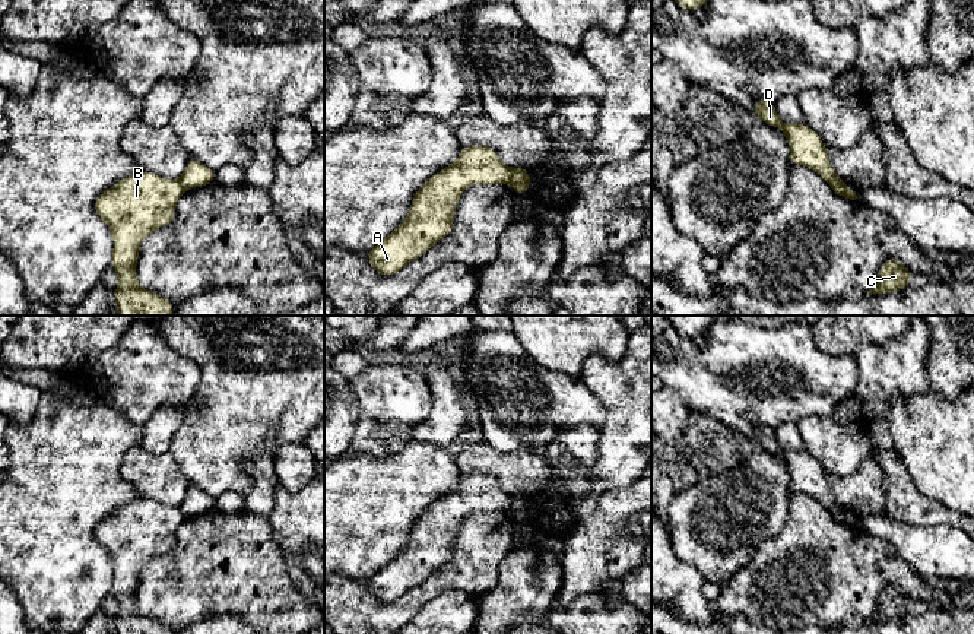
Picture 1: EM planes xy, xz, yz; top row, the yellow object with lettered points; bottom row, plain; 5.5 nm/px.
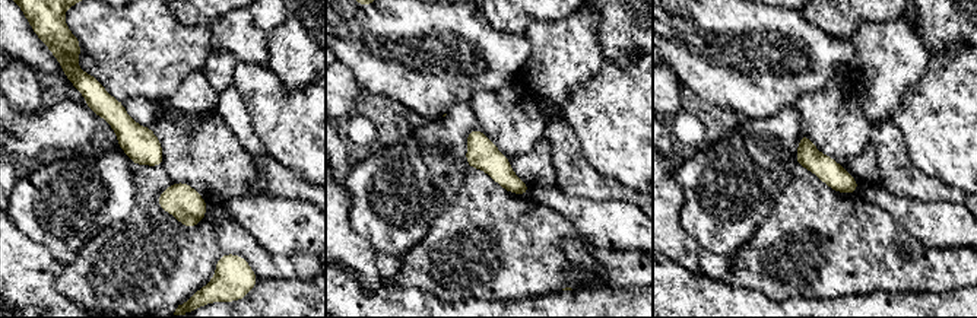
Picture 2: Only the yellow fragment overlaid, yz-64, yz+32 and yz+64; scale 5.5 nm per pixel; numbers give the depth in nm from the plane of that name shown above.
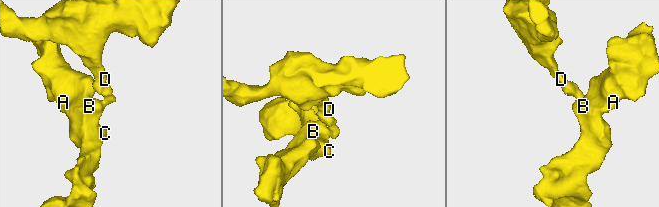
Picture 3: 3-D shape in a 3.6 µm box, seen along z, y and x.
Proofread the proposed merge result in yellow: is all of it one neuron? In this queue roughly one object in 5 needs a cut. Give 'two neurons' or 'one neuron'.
two neurons

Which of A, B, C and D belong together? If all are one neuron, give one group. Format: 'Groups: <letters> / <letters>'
Groups: A B C / D

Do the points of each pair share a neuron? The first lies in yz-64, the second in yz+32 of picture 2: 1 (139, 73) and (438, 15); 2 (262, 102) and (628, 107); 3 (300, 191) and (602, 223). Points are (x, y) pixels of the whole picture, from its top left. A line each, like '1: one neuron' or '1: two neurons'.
1: one neuron
2: one neuron
3: two neurons

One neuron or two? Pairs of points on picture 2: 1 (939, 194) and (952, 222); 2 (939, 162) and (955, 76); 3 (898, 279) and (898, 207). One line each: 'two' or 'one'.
1: two
2: one
3: two

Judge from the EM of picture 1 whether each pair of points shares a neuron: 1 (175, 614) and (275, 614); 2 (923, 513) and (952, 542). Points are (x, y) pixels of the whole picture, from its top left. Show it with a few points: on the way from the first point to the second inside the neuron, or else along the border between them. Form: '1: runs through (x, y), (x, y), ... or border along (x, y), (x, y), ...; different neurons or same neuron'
1: runs through (200, 601), (250, 601); same neuron
2: border along (901, 520), (919, 525), (952, 525), (958, 529); different neurons

